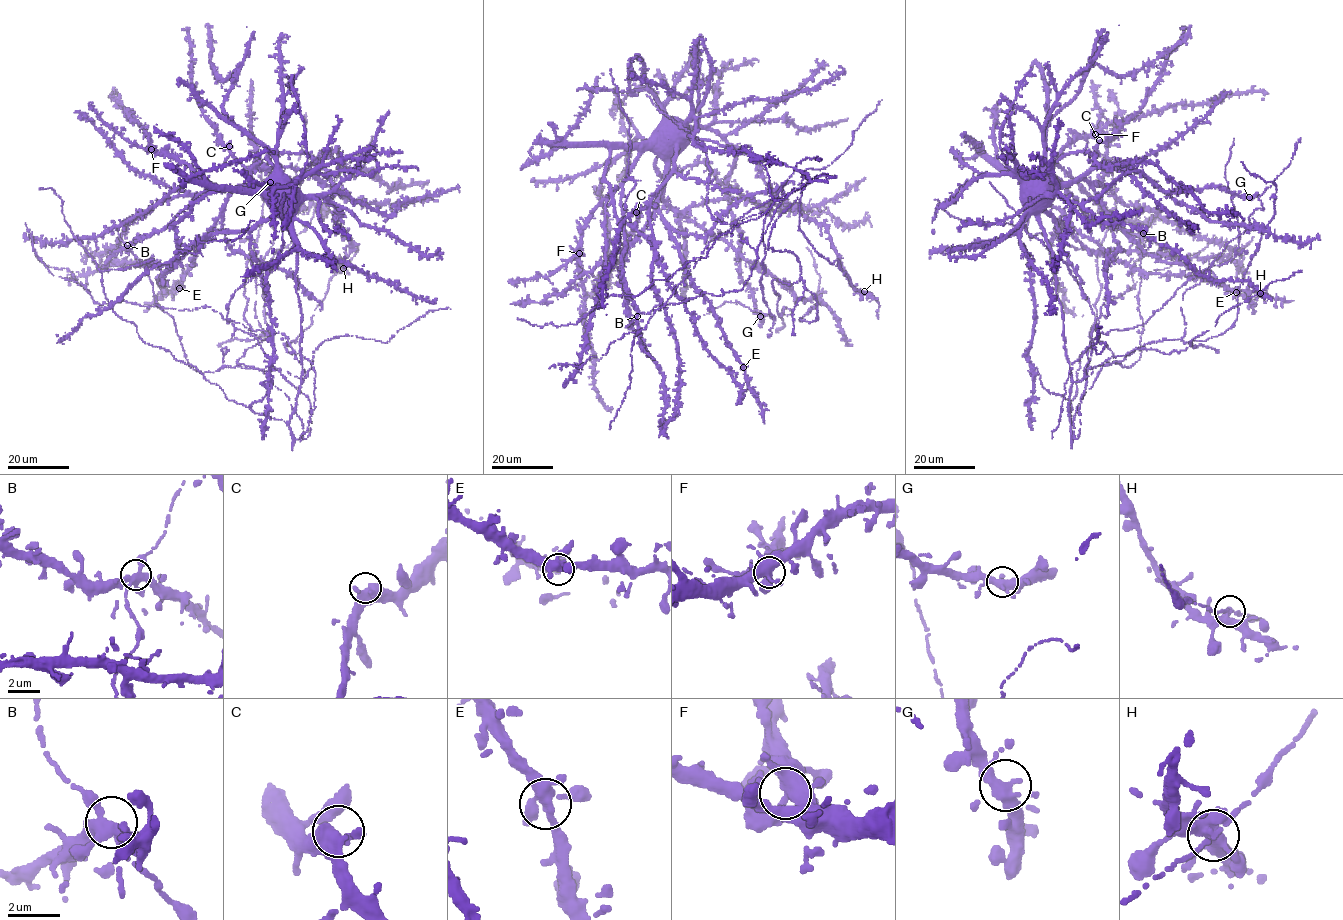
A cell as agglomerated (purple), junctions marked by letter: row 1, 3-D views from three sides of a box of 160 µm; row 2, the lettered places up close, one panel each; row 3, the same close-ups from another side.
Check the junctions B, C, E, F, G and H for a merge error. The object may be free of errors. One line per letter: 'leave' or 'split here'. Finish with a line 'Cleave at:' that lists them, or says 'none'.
B: leave
C: leave
E: leave
F: leave
G: leave
H: leave
Cleave at: none

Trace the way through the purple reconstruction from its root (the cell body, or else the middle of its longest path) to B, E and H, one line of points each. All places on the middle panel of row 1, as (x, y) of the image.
B: (651, 141), (646, 144), (630, 171), (621, 199), (626, 236), (622, 272), (627, 290), (636, 307), (637, 316)
E: (651, 141), (651, 148), (666, 162), (658, 208), (671, 227), (695, 289), (709, 302), (743, 367)
H: (651, 141), (662, 129), (706, 128), (746, 152), (772, 192), (826, 227), (850, 285), (864, 291)

